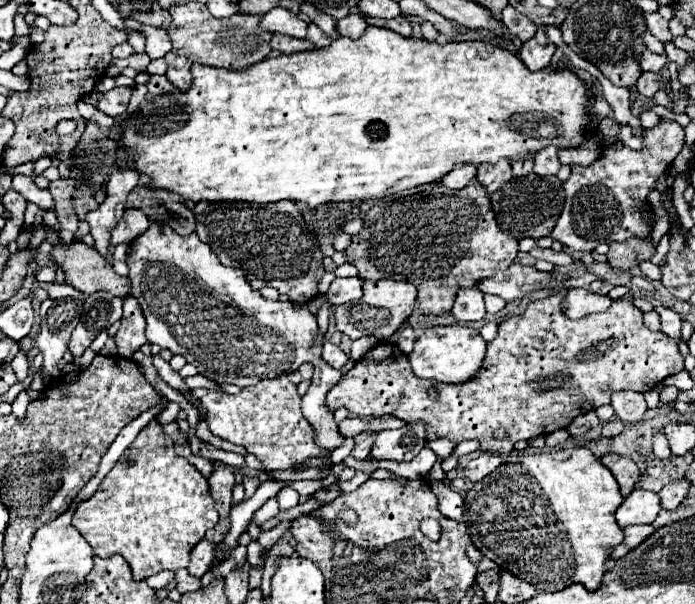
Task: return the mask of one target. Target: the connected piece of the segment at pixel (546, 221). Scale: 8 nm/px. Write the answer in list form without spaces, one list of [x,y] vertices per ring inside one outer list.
[[[529,174],[525,178],[513,178],[505,184],[505,188],[497,190],[491,196],[491,206],[497,218],[499,228],[513,236],[515,240],[533,238],[539,240],[549,236],[561,210],[563,210],[563,182],[557,176],[539,178],[537,174]]]

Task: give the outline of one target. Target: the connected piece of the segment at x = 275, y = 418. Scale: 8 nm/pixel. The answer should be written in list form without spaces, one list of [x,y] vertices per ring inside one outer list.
[[[285,374],[241,388],[235,396],[219,390],[197,388],[193,390],[193,398],[207,410],[207,424],[215,436],[247,448],[247,452],[257,456],[269,472],[293,470],[307,458],[323,454],[313,440],[315,430],[301,414],[301,396],[297,394],[297,386],[291,384]]]

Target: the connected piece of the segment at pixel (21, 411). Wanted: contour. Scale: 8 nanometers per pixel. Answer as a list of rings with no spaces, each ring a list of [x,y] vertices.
[[[21,392],[19,396],[17,396],[17,400],[13,402],[13,414],[15,414],[15,418],[21,422],[21,420],[25,420],[25,414],[27,414],[27,404],[29,404],[29,398],[27,398],[27,392]]]

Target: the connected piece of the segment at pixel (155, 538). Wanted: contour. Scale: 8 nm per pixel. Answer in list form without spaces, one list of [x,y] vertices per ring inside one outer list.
[[[151,420],[139,432],[115,468],[105,476],[99,490],[87,502],[79,504],[73,516],[73,526],[93,546],[97,556],[109,558],[113,554],[121,554],[129,562],[137,582],[141,582],[161,570],[187,568],[193,546],[205,538],[205,532],[213,528],[217,520],[219,514],[213,506],[207,480],[201,476],[201,472],[195,470],[195,466],[175,454],[173,440],[163,432],[163,426],[157,420]]]

